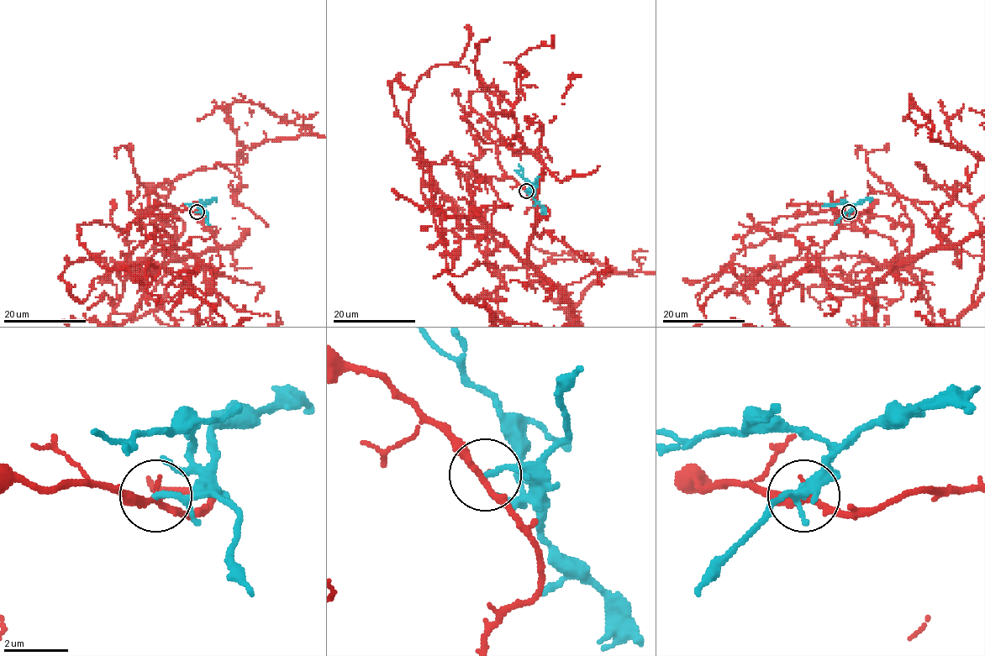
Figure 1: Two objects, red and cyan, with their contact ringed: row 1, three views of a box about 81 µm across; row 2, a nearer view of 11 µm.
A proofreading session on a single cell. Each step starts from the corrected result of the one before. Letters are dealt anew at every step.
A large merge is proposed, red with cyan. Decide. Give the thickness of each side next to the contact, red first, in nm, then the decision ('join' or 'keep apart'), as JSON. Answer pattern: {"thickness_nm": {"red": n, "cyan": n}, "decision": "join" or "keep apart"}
{"thickness_nm": {"red": 200, "cyan": 170}, "decision": "keep apart"}

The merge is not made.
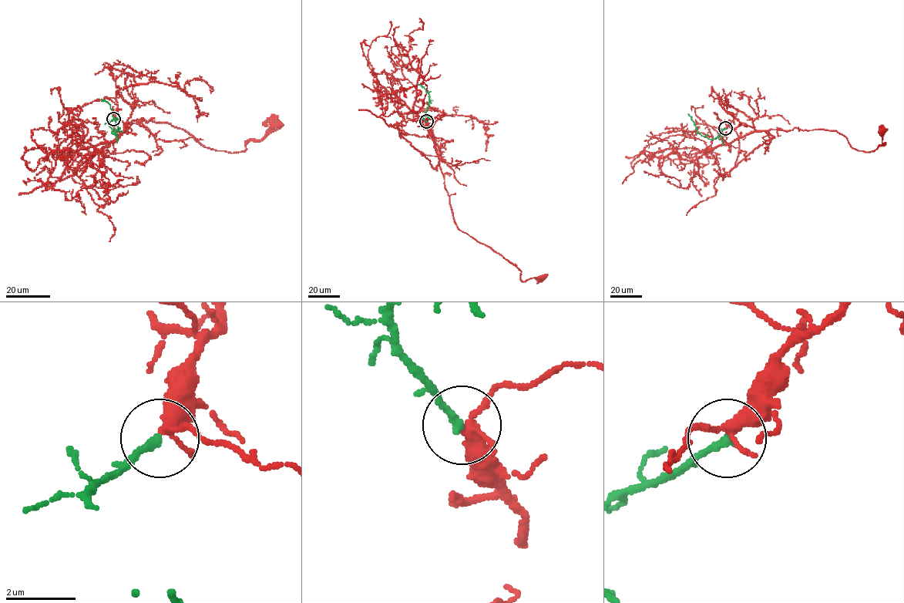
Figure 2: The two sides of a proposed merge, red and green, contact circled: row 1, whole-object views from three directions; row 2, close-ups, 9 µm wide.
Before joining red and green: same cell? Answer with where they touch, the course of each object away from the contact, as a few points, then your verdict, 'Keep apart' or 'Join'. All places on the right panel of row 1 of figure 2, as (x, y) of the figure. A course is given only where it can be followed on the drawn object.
Place: (725, 128). Course of red: (725, 128), (739, 111), (757, 130), (836, 131), (852, 148), (870, 152), (885, 144), (882, 131). Course of green: (725, 128), (714, 139), (709, 139), (699, 133), (687, 114). Join

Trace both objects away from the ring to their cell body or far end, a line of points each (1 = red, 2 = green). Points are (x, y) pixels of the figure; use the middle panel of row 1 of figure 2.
1: (426, 121), (428, 133), (439, 148), (436, 151), (440, 169), (457, 227), (515, 266), (522, 281), (540, 277)
2: (426, 121), (423, 116), (425, 114), (429, 95), (418, 83)

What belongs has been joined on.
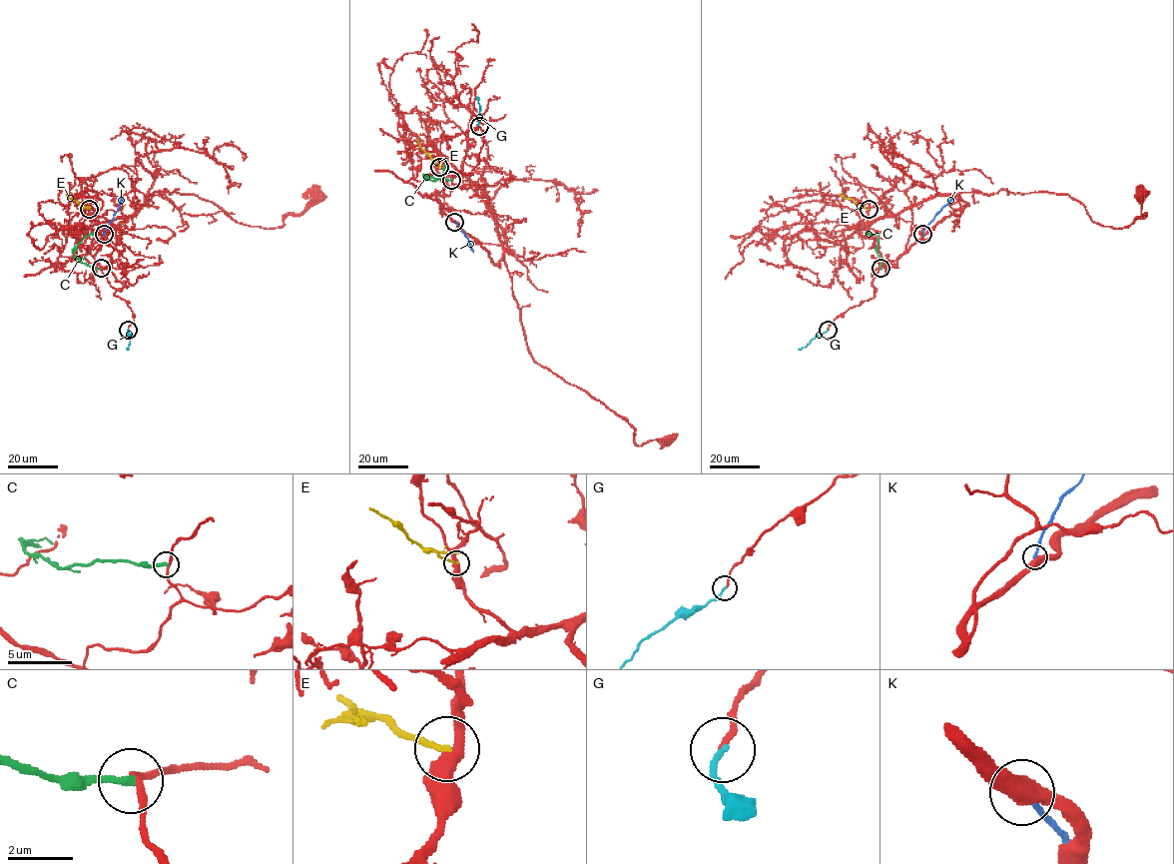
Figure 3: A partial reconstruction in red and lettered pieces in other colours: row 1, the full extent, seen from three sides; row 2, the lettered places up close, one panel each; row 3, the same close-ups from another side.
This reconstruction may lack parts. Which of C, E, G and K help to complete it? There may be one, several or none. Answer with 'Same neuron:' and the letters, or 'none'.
Same neuron: G

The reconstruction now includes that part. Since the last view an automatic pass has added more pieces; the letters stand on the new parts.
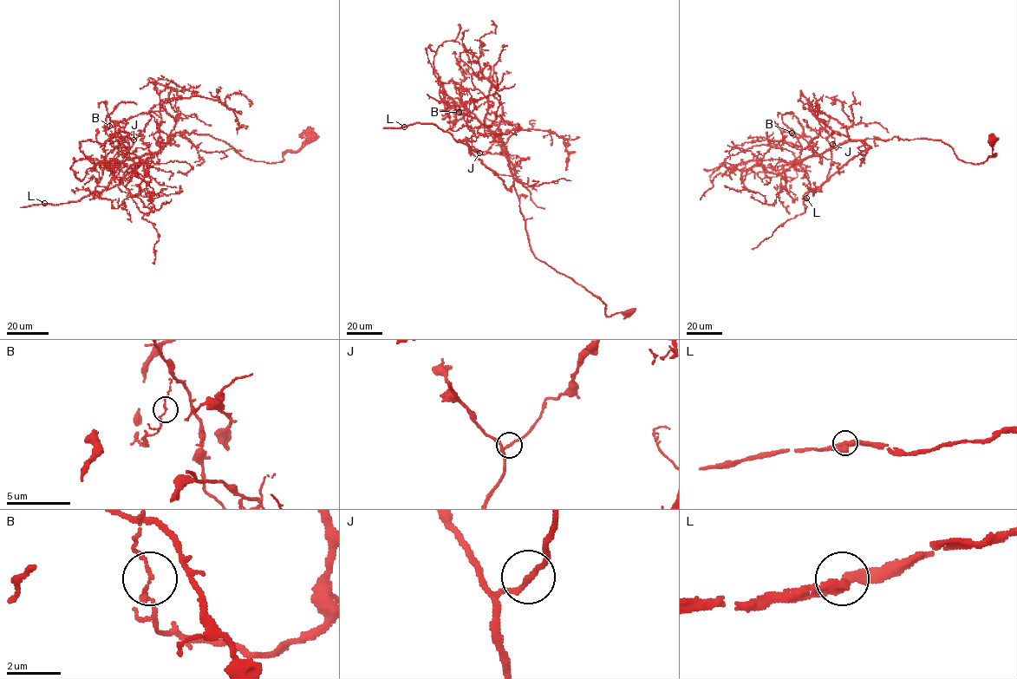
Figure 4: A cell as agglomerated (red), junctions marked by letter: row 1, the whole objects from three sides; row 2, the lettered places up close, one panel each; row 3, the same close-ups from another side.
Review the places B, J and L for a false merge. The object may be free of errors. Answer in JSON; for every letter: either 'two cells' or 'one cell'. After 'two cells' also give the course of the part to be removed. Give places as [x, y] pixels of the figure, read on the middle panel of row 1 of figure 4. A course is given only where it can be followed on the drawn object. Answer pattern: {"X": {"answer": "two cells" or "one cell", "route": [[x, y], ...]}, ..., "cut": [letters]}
{"B": {"answer": "two cells", "route": [[459, 112], [454, 123], [482, 104]]}, "J": {"answer": "one cell"}, "L": {"answer": "one cell"}, "cut": ["B"]}

